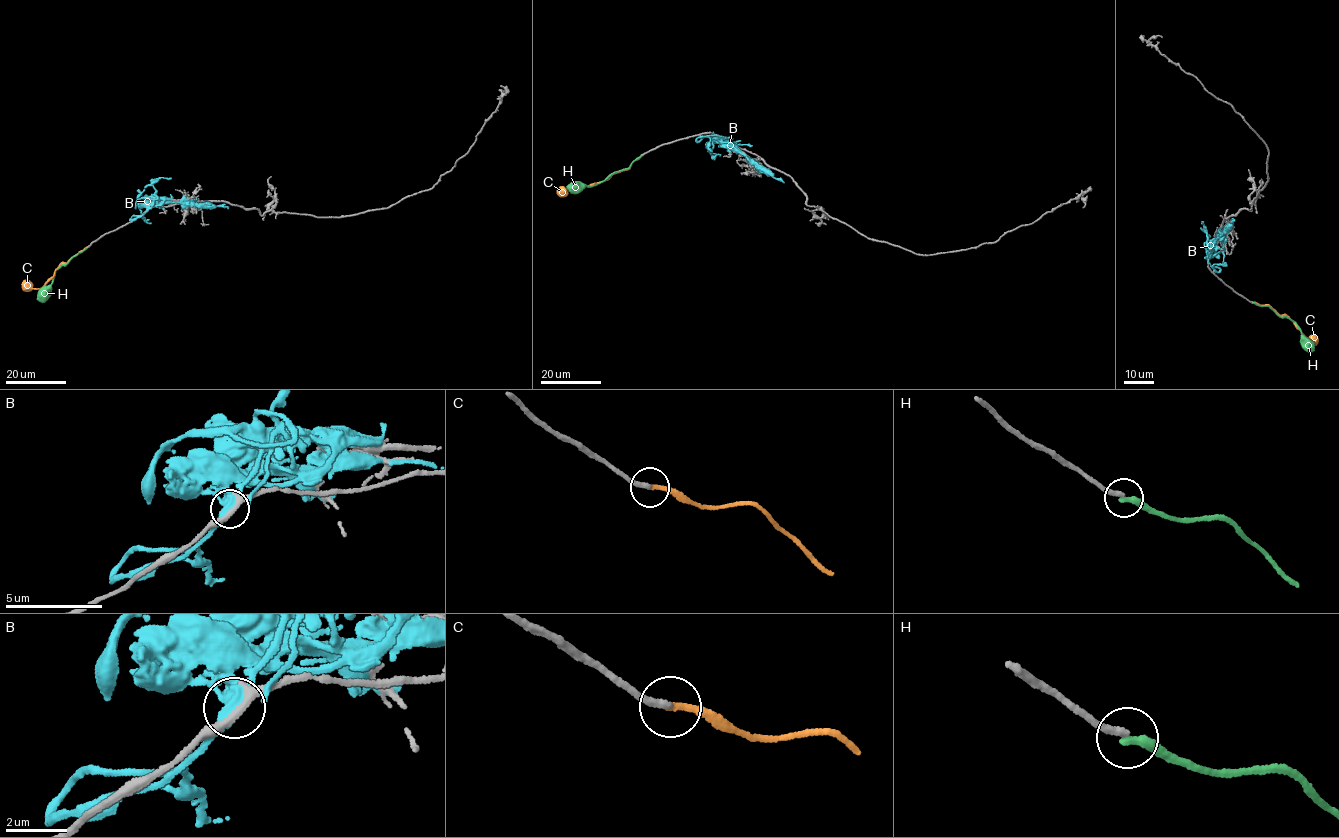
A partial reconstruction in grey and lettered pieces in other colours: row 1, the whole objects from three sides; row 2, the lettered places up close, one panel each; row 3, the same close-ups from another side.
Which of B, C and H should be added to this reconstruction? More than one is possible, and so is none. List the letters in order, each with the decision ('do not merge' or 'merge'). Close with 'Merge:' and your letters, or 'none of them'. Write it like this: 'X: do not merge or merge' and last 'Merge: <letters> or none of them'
B: do not merge
C: merge
H: do not merge
Merge: C

